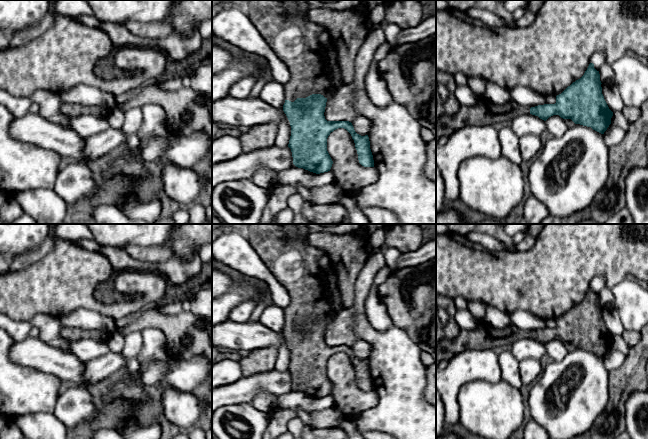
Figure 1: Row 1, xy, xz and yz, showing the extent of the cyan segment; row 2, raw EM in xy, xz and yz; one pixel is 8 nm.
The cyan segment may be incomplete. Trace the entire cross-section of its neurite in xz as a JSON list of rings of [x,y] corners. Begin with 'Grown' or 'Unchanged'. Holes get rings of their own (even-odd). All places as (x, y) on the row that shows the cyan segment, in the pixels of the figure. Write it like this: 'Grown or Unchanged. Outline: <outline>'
Grown. Outline: [[[306,0],[248,1],[246,12],[249,19],[291,73],[290,81],[285,84],[283,111],[291,126],[288,147],[292,152],[293,164],[316,174],[330,171],[333,161],[327,151],[327,138],[334,130],[344,128],[354,140],[359,163],[364,167],[374,167],[368,135],[357,134],[349,121],[327,121],[325,119],[326,102],[331,92],[330,71],[325,65],[319,34],[326,29],[305,17],[311,9],[308,2]]]

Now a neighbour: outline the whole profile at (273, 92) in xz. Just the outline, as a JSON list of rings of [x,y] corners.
[[[272,79],[263,86],[260,97],[271,106],[283,109],[285,103],[285,85]]]

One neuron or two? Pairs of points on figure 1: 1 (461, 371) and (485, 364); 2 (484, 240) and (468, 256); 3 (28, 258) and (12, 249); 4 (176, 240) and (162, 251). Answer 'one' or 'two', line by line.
1: one
2: two
3: two
4: two

